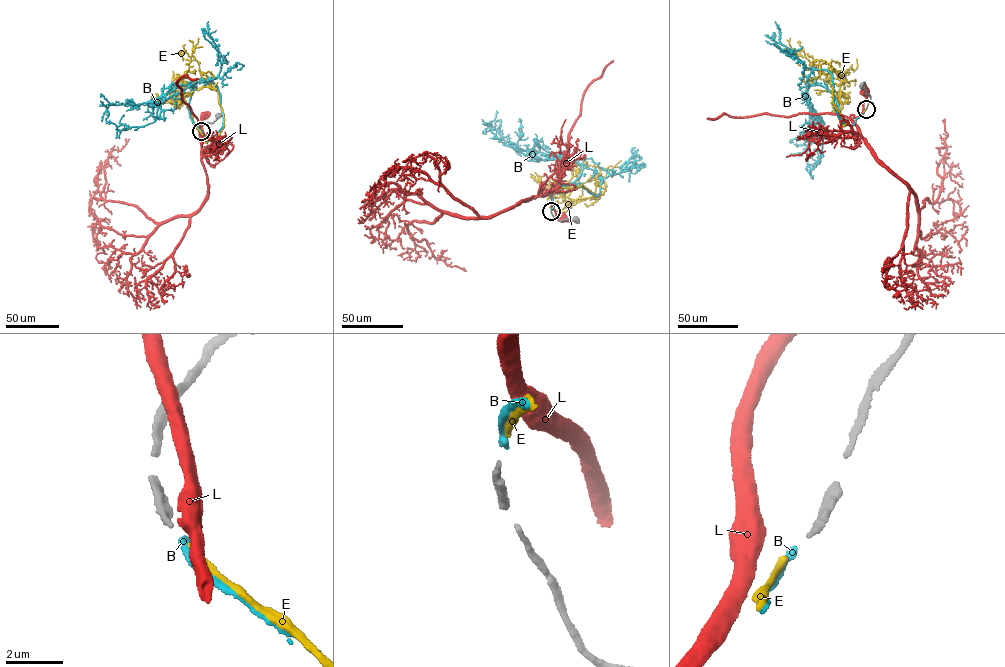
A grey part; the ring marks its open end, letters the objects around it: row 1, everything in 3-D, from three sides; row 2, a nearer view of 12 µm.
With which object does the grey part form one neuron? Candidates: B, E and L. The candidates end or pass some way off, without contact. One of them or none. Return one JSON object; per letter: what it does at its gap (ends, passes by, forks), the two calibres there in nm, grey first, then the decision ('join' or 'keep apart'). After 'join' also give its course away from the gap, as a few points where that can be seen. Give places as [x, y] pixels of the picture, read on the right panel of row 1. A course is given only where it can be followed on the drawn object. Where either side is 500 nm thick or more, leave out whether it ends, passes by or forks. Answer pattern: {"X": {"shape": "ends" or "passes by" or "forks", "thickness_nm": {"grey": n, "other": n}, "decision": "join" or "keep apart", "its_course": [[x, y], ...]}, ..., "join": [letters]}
{"B": {"shape": "ends", "thickness_nm": {"grey": 220, "other": 280}, "decision": "keep apart"}, "E": {"shape": "ends", "thickness_nm": {"grey": 220, "other": 260}, "decision": "keep apart"}, "L": {"thickness_nm": {"grey": 220, "other": 500}, "decision": "keep apart"}, "join": []}

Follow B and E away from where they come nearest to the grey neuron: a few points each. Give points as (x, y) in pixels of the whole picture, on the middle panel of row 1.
B: (551, 210), (554, 182), (563, 186), (575, 180), (582, 169), (578, 163), (521, 151), (494, 127), (486, 134)
E: (551, 210), (554, 206), (550, 195), (554, 183), (570, 203), (593, 195), (595, 182), (596, 187)

